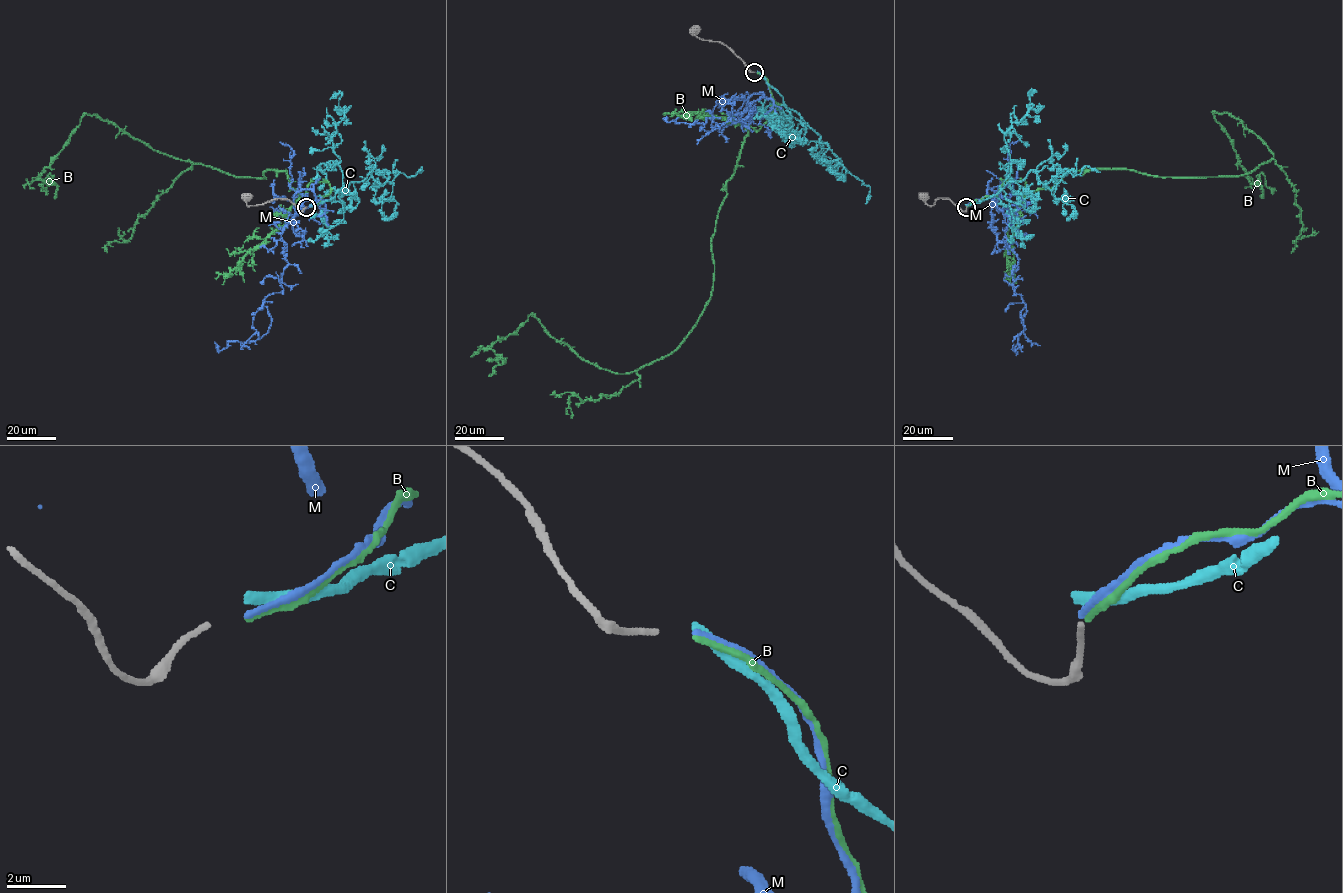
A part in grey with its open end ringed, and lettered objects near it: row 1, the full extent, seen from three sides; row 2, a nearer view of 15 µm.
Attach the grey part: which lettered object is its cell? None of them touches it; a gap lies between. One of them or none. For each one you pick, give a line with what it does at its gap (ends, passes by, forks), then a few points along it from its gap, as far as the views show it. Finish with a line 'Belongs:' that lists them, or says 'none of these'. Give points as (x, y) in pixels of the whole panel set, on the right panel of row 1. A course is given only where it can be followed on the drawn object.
M: it ends | via (966, 206), (993, 201), (994, 192), (991, 230), (1018, 260), (1013, 288), (1026, 311), (1016, 354), (1013, 344)
Belongs: M

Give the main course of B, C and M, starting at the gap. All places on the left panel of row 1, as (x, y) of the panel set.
B: (309, 206), (329, 183), (299, 197), (286, 171), (225, 173), (97, 115), (44, 168), (41, 191)
C: (309, 205), (331, 199), (371, 172), (381, 184), (393, 184), (398, 173), (413, 176), (422, 167), (417, 173)
M: (309, 206), (322, 197), (300, 190), (281, 233), (283, 290), (254, 314), (256, 332), (219, 351), (214, 342)

